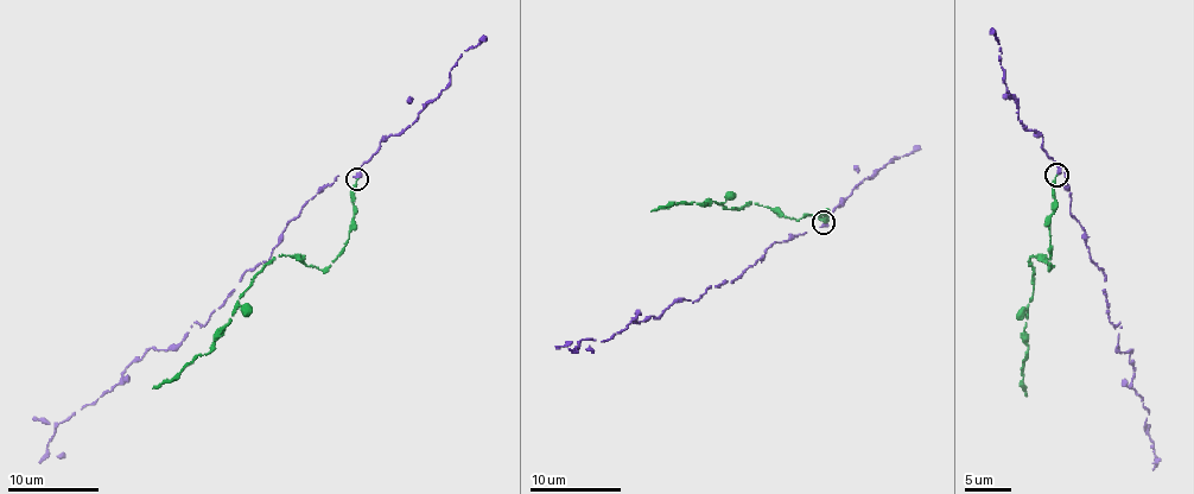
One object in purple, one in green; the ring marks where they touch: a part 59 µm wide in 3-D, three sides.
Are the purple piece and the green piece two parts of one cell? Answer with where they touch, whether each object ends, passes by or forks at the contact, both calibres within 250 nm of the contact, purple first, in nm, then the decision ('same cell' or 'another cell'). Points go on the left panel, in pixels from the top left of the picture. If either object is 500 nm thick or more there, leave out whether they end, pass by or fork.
(357, 178) | purple ends | green ends | 420/200 nm | another cell

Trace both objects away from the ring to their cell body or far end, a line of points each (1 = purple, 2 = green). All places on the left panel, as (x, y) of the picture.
1: (356, 177), (340, 175), (307, 201), (202, 325), (148, 349), (62, 420), (48, 455), (64, 454)
2: (356, 179), (350, 232), (330, 265), (322, 270), (292, 255), (273, 258), (239, 301), (209, 353), (153, 387)

